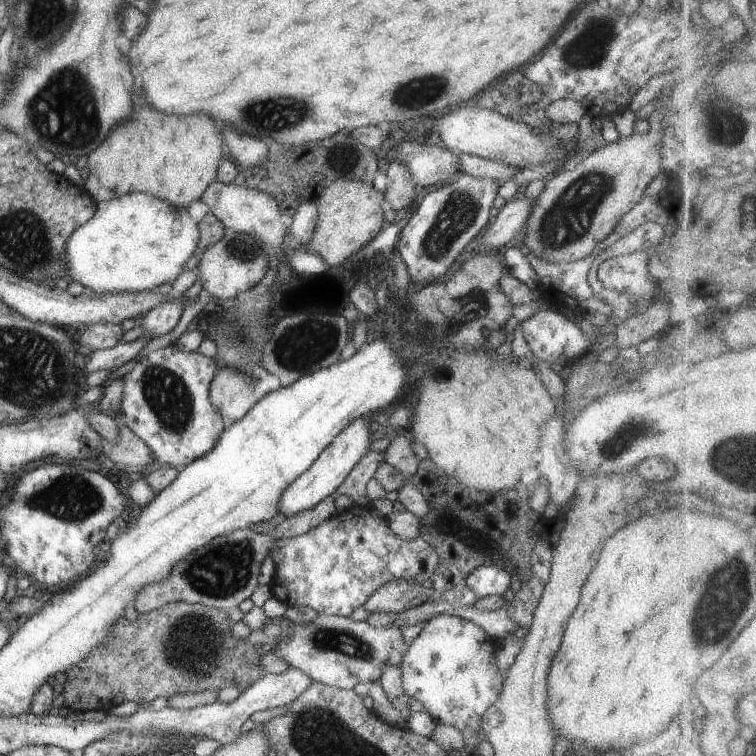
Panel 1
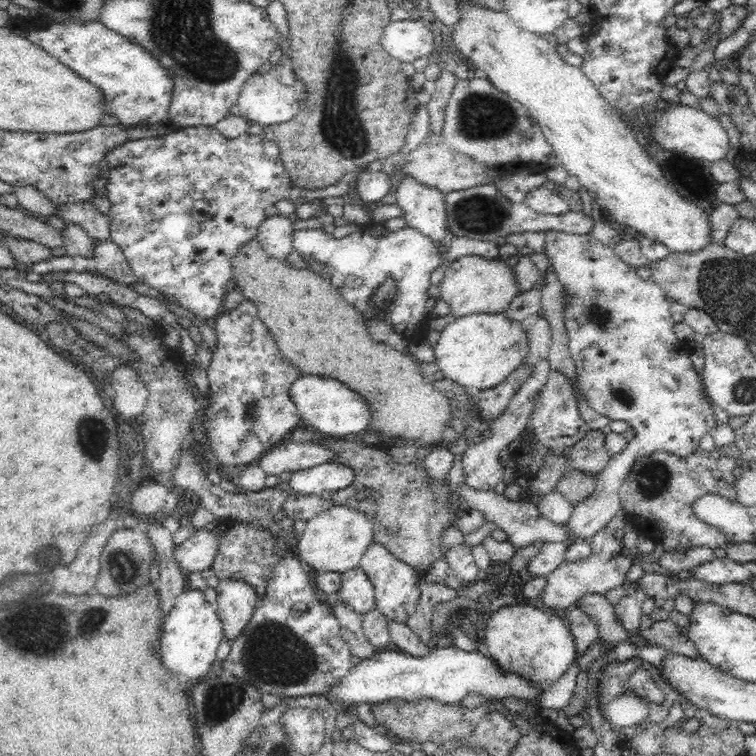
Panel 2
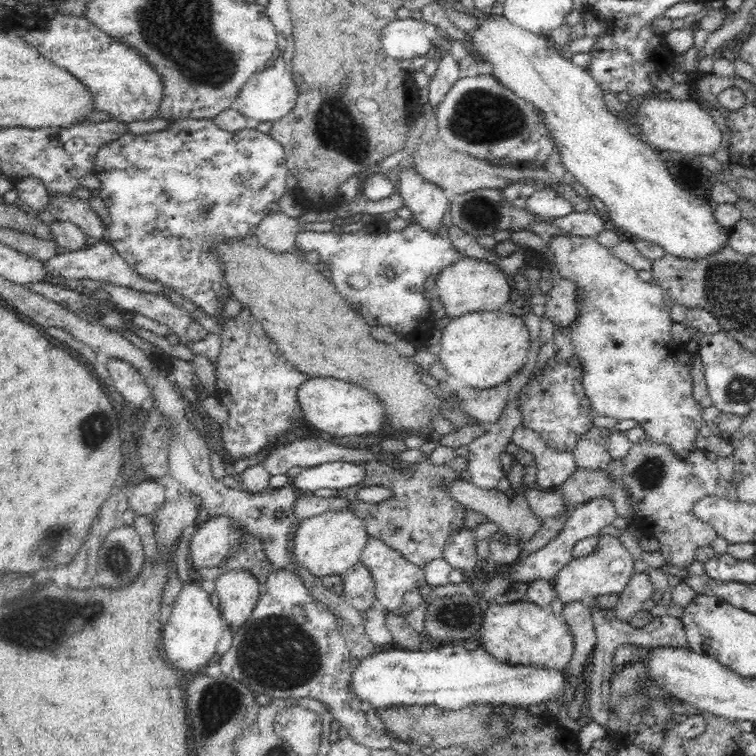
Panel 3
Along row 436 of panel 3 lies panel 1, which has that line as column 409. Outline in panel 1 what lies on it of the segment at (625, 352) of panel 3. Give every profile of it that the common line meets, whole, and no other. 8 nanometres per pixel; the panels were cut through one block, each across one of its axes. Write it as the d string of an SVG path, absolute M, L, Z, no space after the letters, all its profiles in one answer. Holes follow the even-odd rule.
M456 614L434 615L425 622L423 635L411 642L399 666L402 686L408 696L421 702L425 712L430 714L436 723L459 728L465 739L465 753L477 748L476 738L485 738L481 729L482 714L496 702L504 684L506 670L498 672L495 665L499 643L491 639L482 627Z

